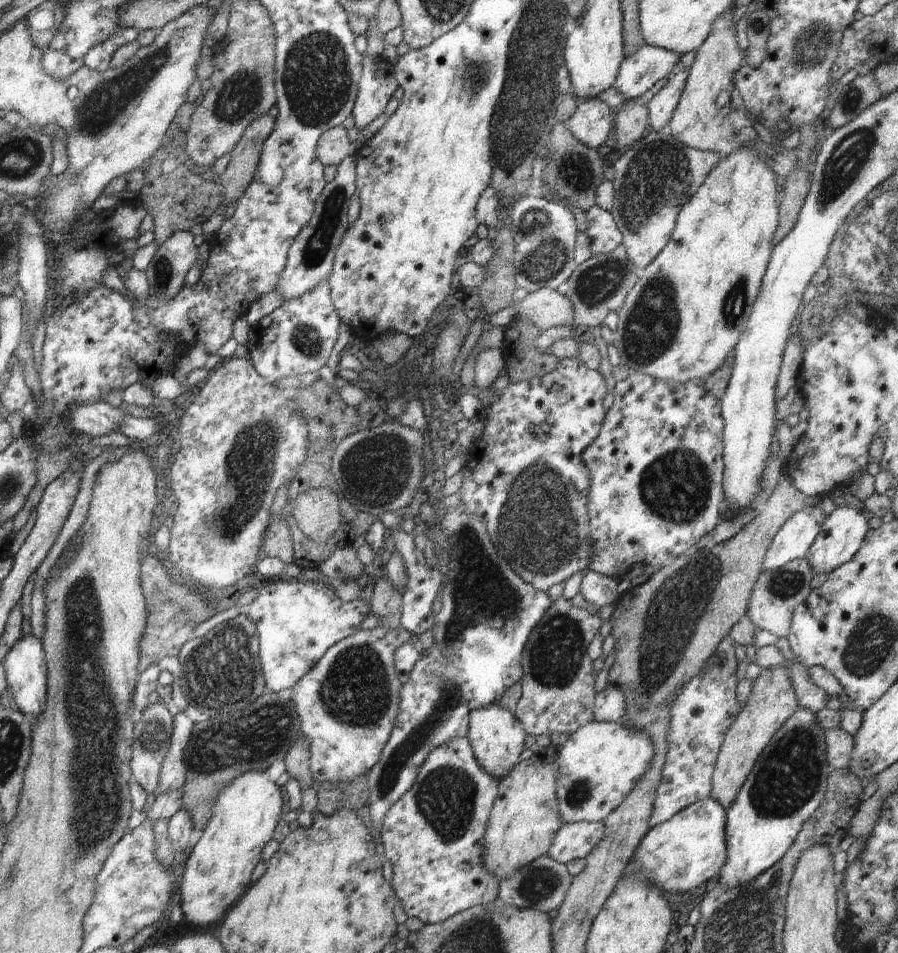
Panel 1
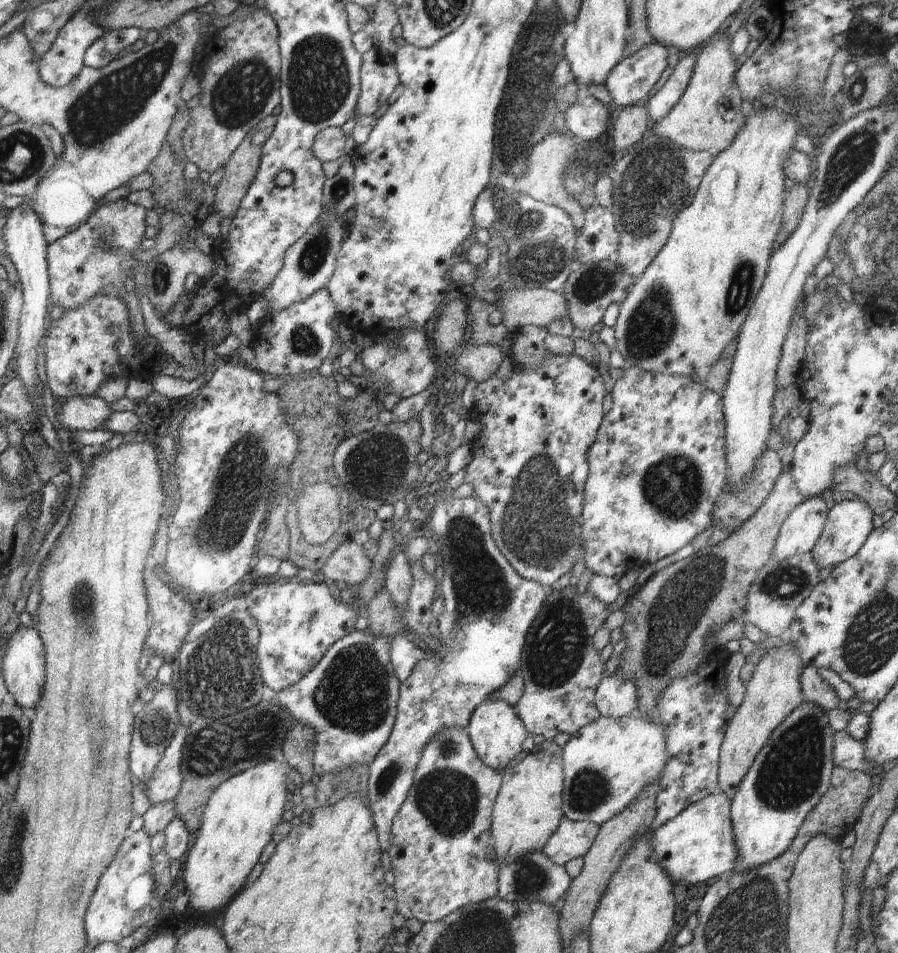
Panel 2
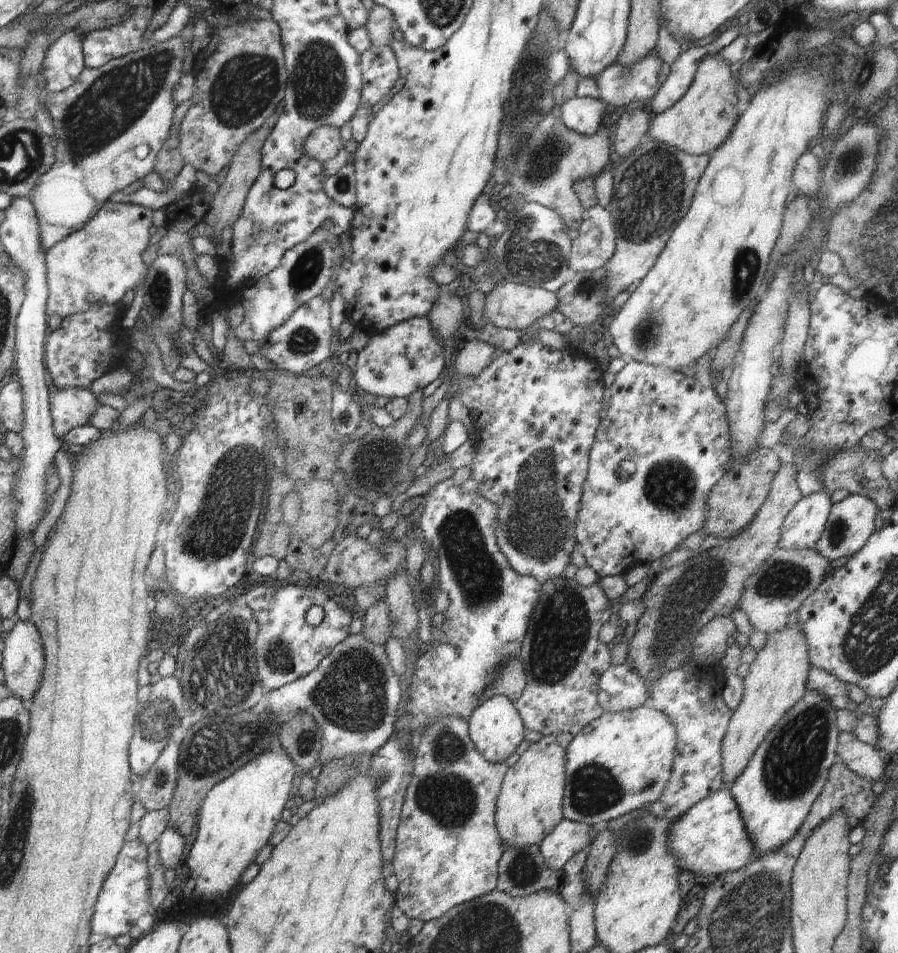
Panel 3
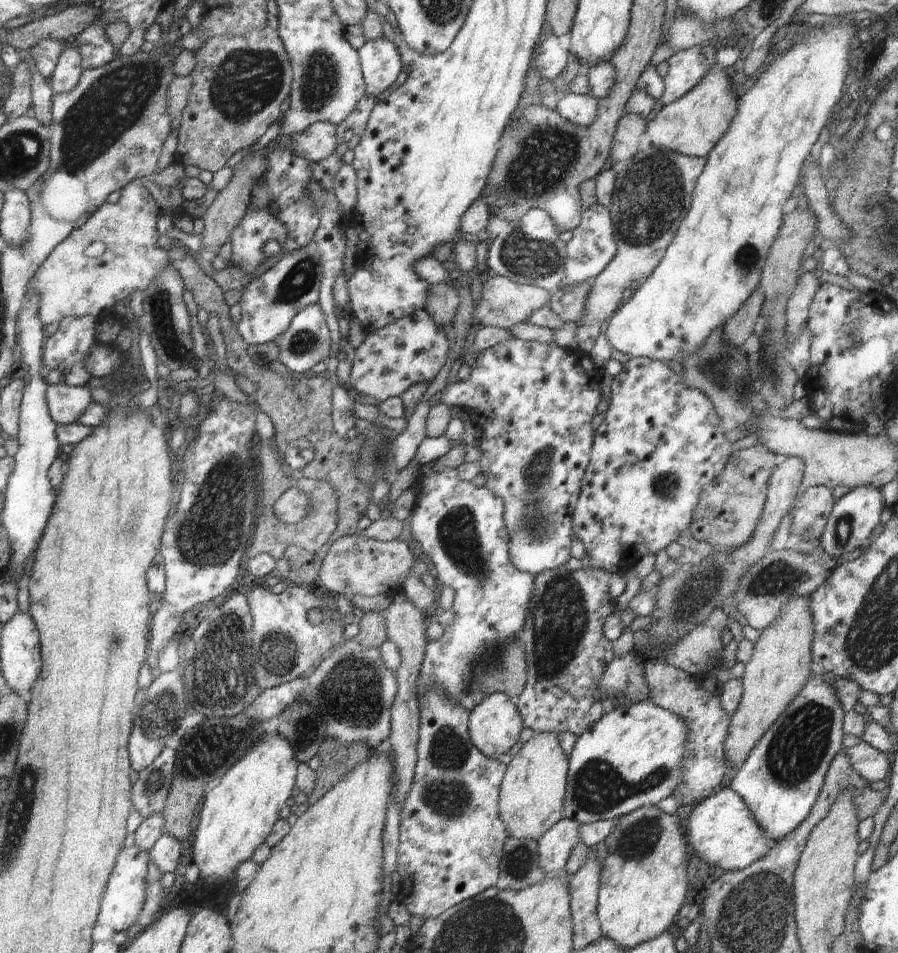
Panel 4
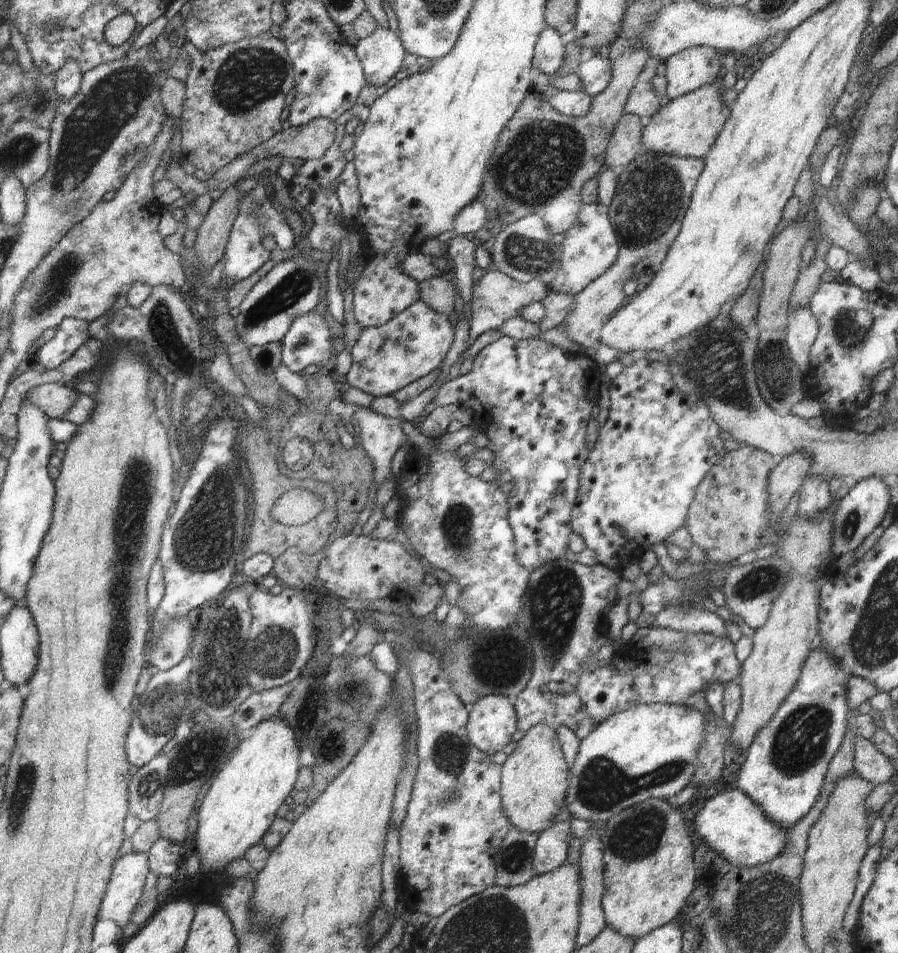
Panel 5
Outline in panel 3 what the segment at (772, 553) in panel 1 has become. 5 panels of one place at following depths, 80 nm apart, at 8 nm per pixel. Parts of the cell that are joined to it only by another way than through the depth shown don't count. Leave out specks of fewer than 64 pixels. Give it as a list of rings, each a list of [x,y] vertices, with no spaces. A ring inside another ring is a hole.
[[[827,490],[803,496],[788,513],[781,528],[778,548],[788,550],[814,549],[833,502]]]

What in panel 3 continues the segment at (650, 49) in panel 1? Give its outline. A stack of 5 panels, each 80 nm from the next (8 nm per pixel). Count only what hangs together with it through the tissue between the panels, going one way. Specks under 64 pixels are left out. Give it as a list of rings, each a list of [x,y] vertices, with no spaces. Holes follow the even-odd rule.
[[[650,51],[632,66],[625,67],[618,63],[609,66],[594,79],[600,91],[600,100],[609,108],[645,105],[661,87],[658,72],[662,62],[654,51]]]

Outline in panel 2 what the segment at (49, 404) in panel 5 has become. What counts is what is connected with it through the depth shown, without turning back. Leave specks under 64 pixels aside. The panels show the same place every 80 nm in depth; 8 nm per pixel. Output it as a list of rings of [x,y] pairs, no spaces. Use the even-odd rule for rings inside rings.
[[[77,396],[57,404],[62,427],[70,432],[97,431],[113,413],[100,397]]]

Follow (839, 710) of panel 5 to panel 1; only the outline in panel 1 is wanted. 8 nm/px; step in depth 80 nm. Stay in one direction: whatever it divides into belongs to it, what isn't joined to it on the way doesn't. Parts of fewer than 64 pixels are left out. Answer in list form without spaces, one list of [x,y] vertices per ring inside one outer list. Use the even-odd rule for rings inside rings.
[[[798,708],[794,714],[772,736],[772,740],[756,759],[746,782],[742,785],[736,800],[727,808],[725,843],[726,862],[720,869],[719,882],[724,887],[742,887],[758,878],[771,866],[774,866],[796,840],[802,824],[820,806],[827,791],[827,778],[832,767],[825,759],[825,730],[817,723],[815,713]]]

